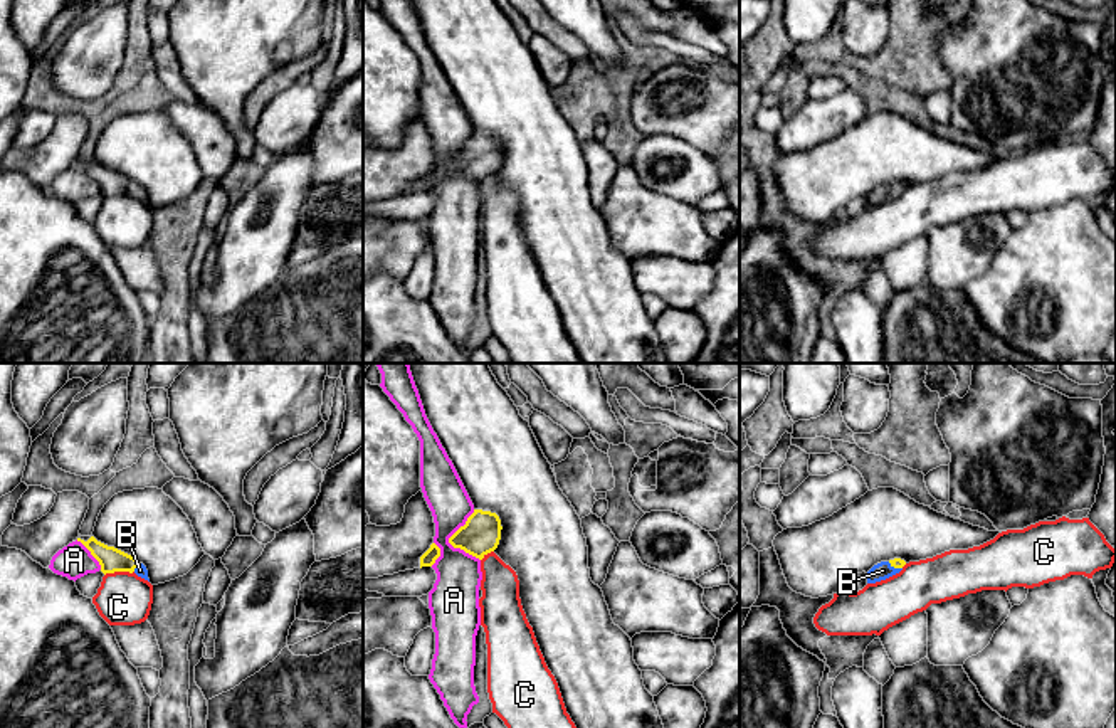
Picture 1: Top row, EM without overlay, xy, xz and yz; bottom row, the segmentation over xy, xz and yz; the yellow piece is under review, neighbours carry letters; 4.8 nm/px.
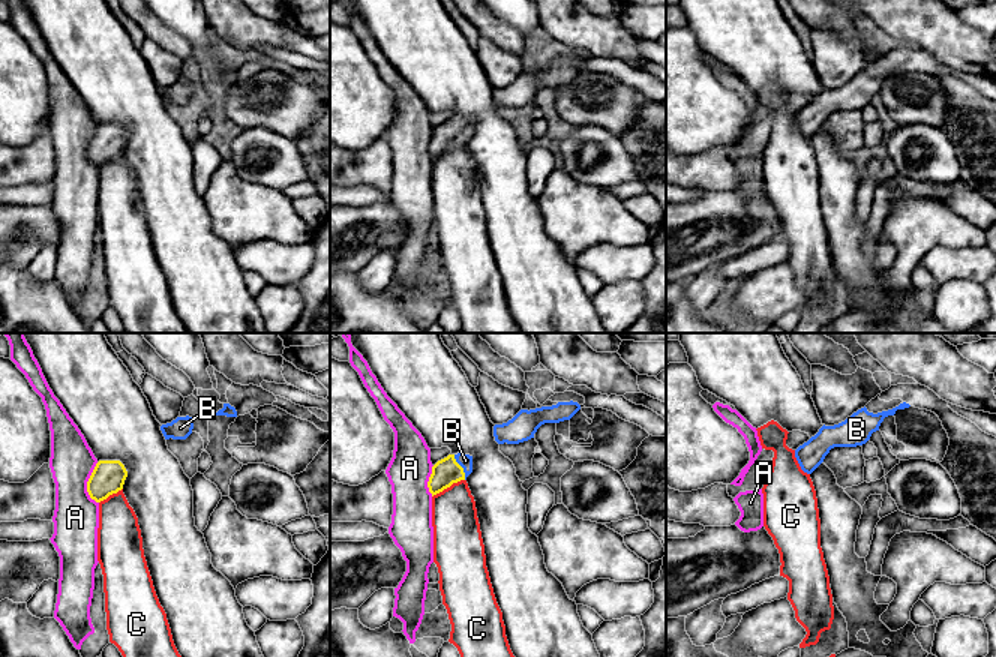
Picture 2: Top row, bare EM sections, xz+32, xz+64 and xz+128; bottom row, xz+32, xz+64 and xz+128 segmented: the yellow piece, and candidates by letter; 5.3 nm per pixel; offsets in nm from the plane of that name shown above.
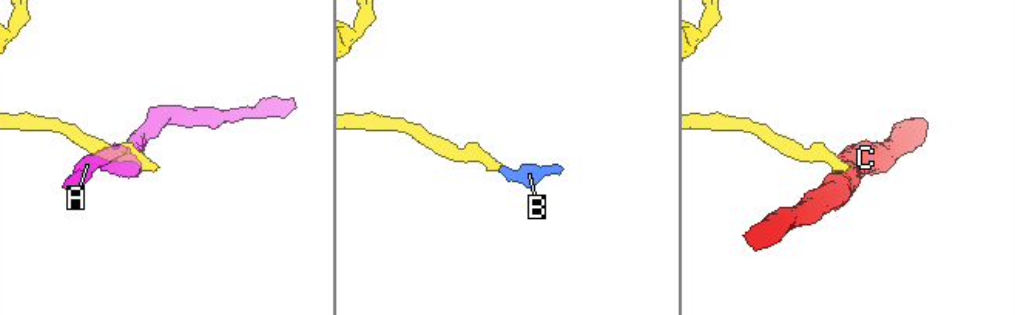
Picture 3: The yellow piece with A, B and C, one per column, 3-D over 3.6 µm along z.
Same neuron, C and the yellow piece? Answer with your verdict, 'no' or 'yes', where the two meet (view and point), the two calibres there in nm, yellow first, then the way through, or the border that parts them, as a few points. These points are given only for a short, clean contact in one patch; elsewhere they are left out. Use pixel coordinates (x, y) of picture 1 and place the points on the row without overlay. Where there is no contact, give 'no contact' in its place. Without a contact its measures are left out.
no; contact xy (118, 194); calibres 120 and 260 nm; border xy (133, 194), (108, 195), (105, 199)

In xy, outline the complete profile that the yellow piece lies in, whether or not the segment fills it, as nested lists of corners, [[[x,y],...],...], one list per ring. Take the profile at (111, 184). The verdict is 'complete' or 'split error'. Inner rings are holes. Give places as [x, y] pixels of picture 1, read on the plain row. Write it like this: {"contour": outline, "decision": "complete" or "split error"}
{"contour": [[[91,160],[87,165],[77,161],[89,175],[91,178],[99,185],[101,195],[106,197],[114,197],[114,195],[129,195],[136,197],[138,200],[148,202],[148,193],[143,187],[140,187],[134,180],[114,171],[108,170],[101,165],[97,165],[94,160]]], "decision": "split error"}

